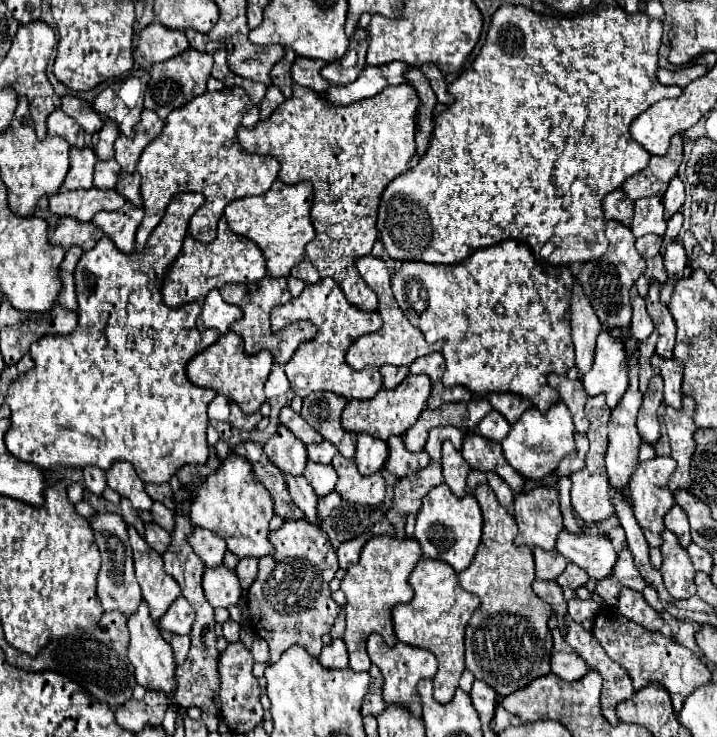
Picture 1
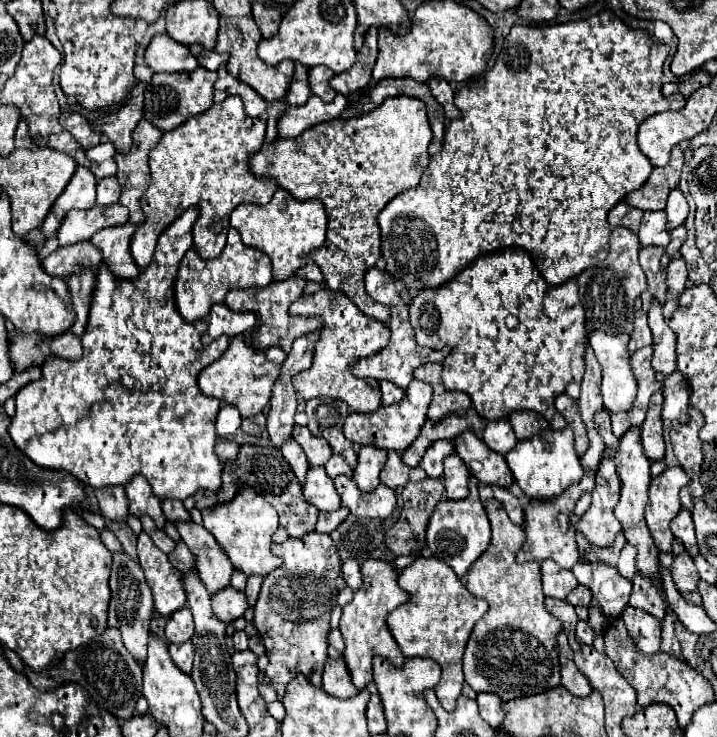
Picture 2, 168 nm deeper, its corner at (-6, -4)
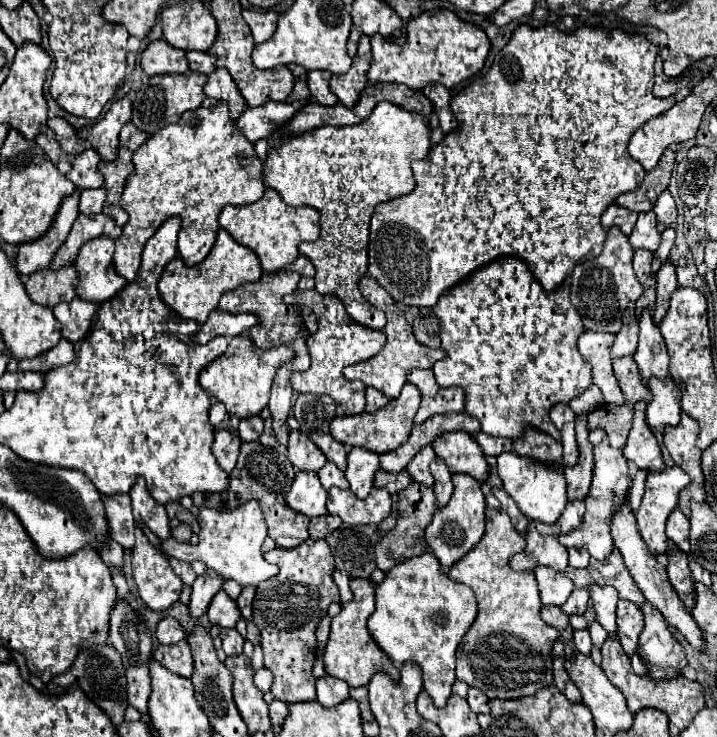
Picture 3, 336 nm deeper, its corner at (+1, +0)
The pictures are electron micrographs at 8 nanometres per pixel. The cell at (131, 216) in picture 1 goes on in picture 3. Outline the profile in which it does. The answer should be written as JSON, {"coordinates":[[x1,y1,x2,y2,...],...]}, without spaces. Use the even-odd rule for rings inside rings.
{"coordinates":[[93,238,81,246,81,252,75,260,81,278,77,286,79,298,105,302,113,298,113,294,121,292,123,286,127,286,127,280,113,268,113,252,115,242,111,238]]}

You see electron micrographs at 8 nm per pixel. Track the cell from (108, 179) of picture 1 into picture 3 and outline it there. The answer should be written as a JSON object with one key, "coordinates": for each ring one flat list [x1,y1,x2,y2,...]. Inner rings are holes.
{"coordinates":[[89,188,81,190,81,214,97,214,103,210,105,204,105,188]]}

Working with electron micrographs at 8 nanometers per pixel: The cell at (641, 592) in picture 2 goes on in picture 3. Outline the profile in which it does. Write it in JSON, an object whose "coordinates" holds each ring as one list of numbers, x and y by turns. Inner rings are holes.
{"coordinates":[[643,602,641,612,645,616,643,642,639,642,639,654,649,666,649,676,655,680,673,678,679,674,679,662,685,662,681,644,669,632,669,626,661,612,649,602]]}

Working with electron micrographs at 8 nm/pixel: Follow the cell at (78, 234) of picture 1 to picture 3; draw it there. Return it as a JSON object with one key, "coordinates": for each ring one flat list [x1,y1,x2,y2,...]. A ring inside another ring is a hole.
{"coordinates":[[71,262,59,270,43,268,33,272,27,278,25,288,29,298,33,298,33,302,53,308,57,302,69,302,69,298,75,298,77,284,79,284,79,274,75,270,75,264]]}

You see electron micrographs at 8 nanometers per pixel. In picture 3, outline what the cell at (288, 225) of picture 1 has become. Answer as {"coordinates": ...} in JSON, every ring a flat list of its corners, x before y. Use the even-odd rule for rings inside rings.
{"coordinates":[[267,188,263,198,255,204,247,206,225,206,219,214,219,224,225,228,239,244,251,248,259,260,265,272,273,274,289,266,299,256,299,244,301,242,313,242,319,238,319,212,309,206,287,206,281,196]]}

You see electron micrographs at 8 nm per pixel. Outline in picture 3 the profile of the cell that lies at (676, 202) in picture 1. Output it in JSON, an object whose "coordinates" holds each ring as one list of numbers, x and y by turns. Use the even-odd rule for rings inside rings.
{"coordinates":[[665,190,665,192,657,198,653,212,657,214,657,230,659,230,659,232,663,232,665,228,675,226,677,206,675,206,675,200,673,200,673,196,669,194,669,190]]}

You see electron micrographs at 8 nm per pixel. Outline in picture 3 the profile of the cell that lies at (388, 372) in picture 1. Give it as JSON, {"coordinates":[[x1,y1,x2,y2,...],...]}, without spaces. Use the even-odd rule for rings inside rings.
{"coordinates":[[367,388,367,406,365,406,365,412,375,412,375,410,383,408,387,402,389,402,389,398,381,390]]}

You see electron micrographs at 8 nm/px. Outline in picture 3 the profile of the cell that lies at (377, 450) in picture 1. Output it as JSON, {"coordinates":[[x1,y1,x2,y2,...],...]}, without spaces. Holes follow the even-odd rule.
{"coordinates":[[351,448,347,456,347,470,345,476,349,480,349,488,357,498,367,498,369,490,373,488,375,472,379,470,379,456,371,450]]}

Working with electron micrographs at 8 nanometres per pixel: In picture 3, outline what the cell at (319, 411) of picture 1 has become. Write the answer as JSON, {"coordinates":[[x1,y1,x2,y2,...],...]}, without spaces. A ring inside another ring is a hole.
{"coordinates":[[299,394,293,408,295,418,299,420,299,430,307,434,341,470,347,466,347,448,329,434,329,424,337,416,337,404,329,396]]}

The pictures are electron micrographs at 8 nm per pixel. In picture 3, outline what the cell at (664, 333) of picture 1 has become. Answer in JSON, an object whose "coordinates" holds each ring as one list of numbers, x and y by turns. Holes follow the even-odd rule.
{"coordinates":[[643,310,639,318,639,346,633,354,641,380,647,382,651,376,667,378,669,376,669,356,665,340,659,332,659,328,653,324,651,312]]}

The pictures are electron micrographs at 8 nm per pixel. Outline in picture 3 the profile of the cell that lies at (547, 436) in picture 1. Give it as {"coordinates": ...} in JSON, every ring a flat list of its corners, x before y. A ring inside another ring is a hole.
{"coordinates":[[503,452,497,456,497,472,503,480,503,488,527,518,539,520,545,524,557,522,557,518,561,516,561,510,565,510,565,504,567,504,567,482,565,482,561,464,553,466,545,462,535,462,533,458,519,456,515,452]]}

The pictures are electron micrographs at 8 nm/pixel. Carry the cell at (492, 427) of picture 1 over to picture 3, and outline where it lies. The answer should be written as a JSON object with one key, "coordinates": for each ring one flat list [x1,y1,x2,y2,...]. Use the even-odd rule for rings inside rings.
{"coordinates":[[477,432,477,434,475,434,475,440,477,440,479,446,483,448,483,454,485,454,485,456,497,456,497,454,503,454,503,452,513,450,511,438,489,436,489,434,485,434,485,432]]}

